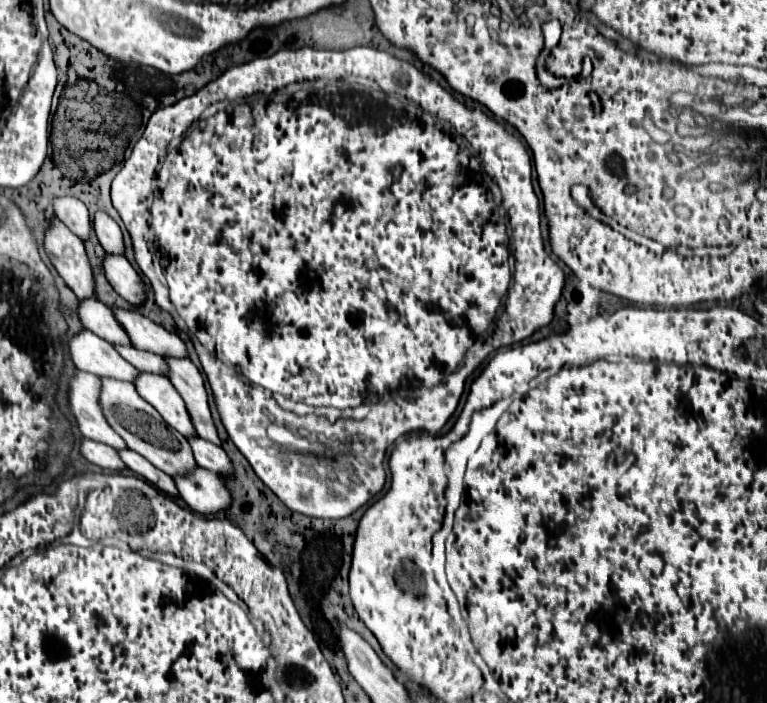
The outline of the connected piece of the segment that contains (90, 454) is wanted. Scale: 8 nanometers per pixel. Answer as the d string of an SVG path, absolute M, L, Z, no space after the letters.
M84 437L80 441L80 453L86 461L90 461L102 469L110 469L110 471L126 469L126 465L120 461L120 457L116 457L116 449L104 445L100 441L92 441L92 439Z

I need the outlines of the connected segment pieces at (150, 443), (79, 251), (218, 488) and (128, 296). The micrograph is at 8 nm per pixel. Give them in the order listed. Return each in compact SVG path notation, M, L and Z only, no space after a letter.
M102 377L102 387L100 387L100 407L102 413L108 421L108 425L126 441L126 445L146 457L154 467L162 469L164 473L172 475L176 469L188 469L188 465L196 465L192 457L192 449L188 449L188 441L184 435L180 435L176 429L164 423L160 413L140 399L136 393L134 385L128 381L112 379L112 377Z
M52 217L48 223L44 233L44 251L78 299L94 295L94 279L84 251L84 241L58 217Z
M194 467L182 475L174 475L180 497L196 513L210 515L226 509L230 505L230 493L222 479L202 467Z
M106 253L102 267L104 267L108 283L114 287L114 291L120 297L124 297L134 307L144 303L144 285L124 255Z

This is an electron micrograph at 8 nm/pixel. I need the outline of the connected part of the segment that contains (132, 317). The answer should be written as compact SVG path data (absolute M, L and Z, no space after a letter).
M110 307L116 321L124 327L128 333L132 345L136 349L152 351L156 355L174 355L174 357L188 357L184 341L176 335L166 331L164 327L156 325L148 317L144 317L136 309L122 309L122 307Z

